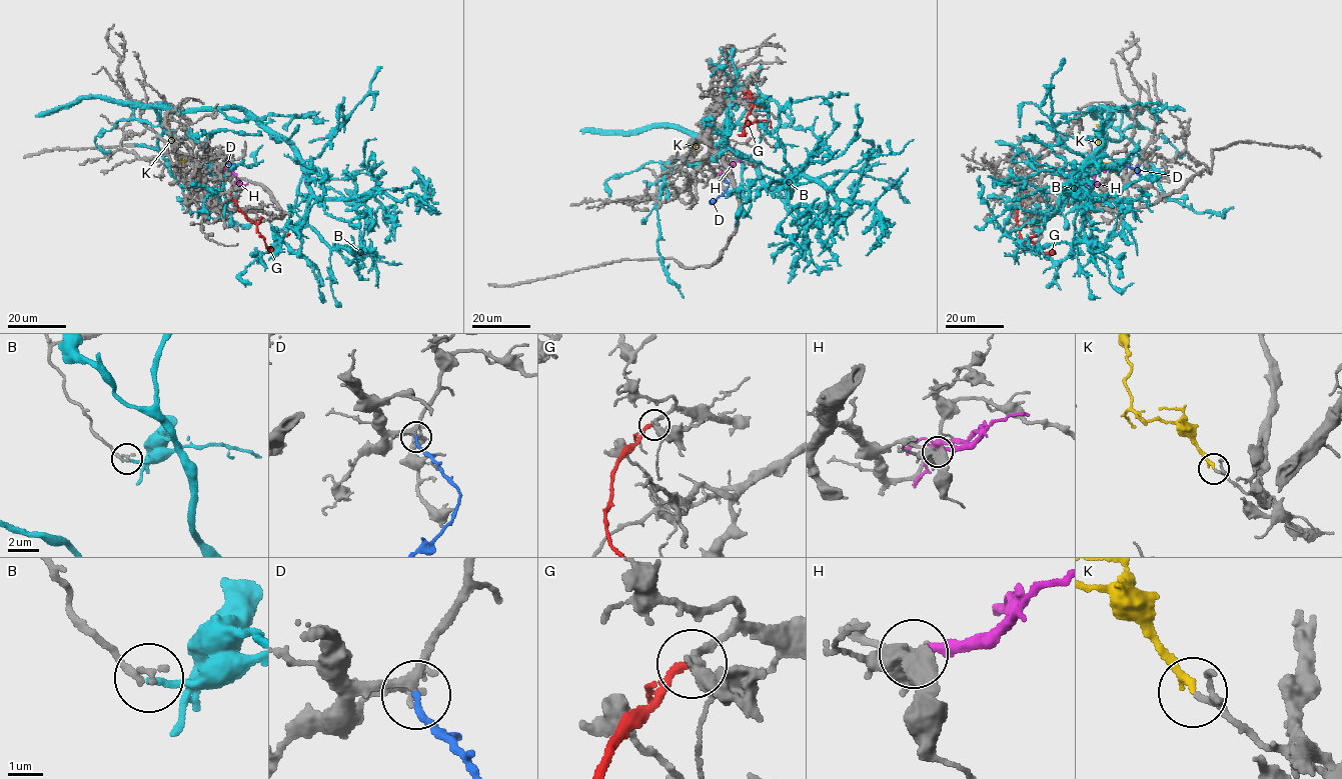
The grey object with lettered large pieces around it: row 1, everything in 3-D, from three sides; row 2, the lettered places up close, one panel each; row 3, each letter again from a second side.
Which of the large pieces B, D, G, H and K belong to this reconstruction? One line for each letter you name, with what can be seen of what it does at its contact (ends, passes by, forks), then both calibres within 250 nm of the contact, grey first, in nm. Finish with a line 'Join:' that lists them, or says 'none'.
D: it ends there; 220 nm thick on the grey side, 190 nm on the other
K: it ends there; 110 nm thick on the grey side, 200 nm on the other
Join: D, K

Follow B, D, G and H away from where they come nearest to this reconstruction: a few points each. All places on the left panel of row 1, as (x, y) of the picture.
B: (287, 212), (305, 216), (307, 171), (243, 109), (155, 107), (201, 146), (226, 206), (180, 187)
D: (221, 163), (235, 164), (230, 178)
G: (230, 194), (237, 207), (256, 224), (271, 251), (289, 234)
H: (232, 183), (238, 183), (236, 177), (220, 163)

